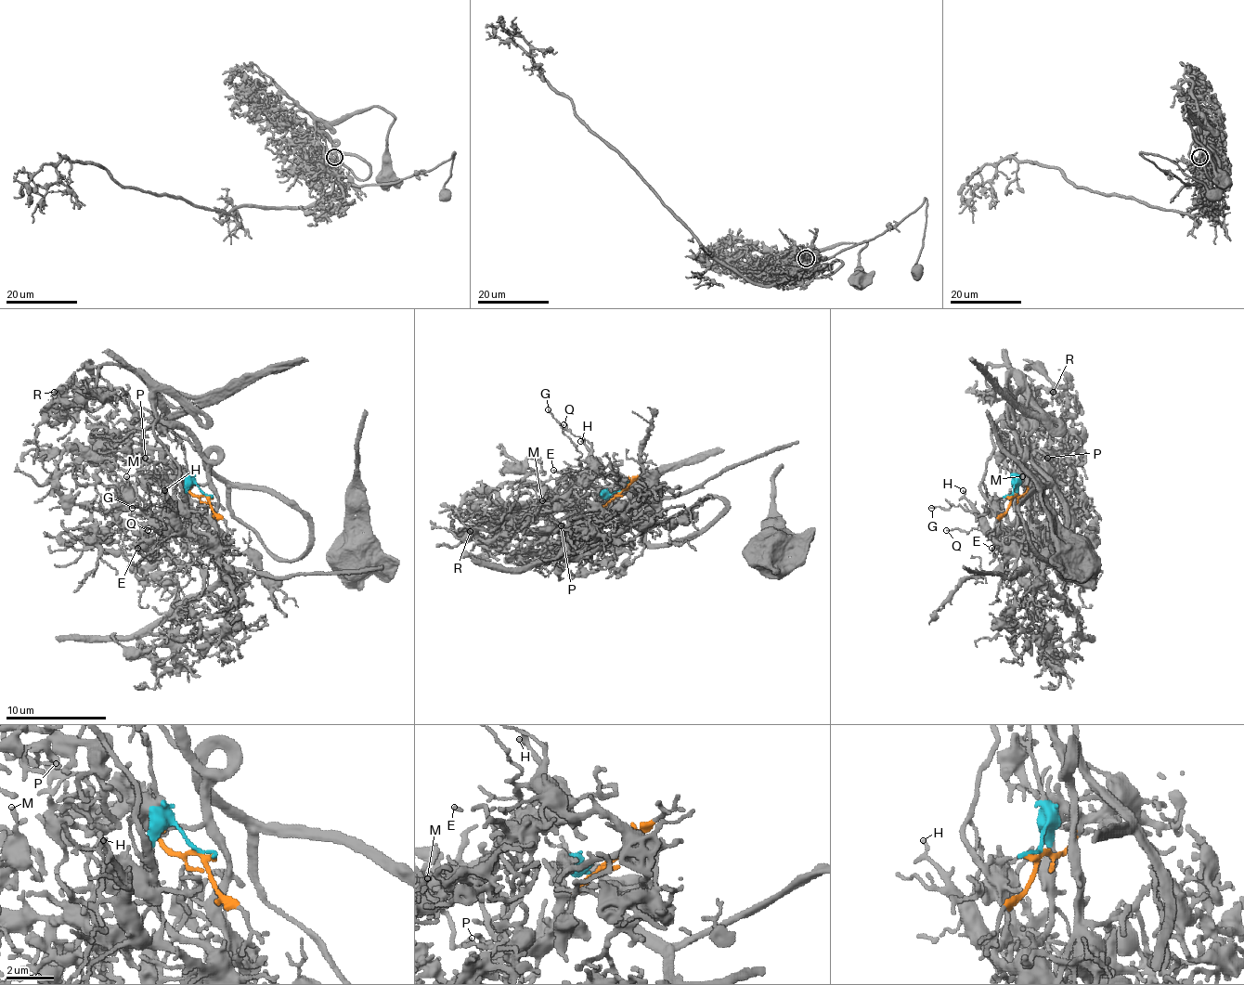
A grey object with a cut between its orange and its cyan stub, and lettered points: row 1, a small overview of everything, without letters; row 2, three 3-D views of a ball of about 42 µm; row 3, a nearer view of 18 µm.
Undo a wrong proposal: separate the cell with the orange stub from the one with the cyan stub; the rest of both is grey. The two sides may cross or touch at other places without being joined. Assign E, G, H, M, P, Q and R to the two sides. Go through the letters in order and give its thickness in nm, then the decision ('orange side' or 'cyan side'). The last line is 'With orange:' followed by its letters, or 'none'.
E: 120 nm thick; cyan side
G: 120 nm thick; cyan side
H: 170 nm thick; cyan side
M: 150 nm thick; orange side
P: 100 nm thick; orange side
Q: 110 nm thick; cyan side
R: 100 nm thick; orange side
With orange: M, P, R

